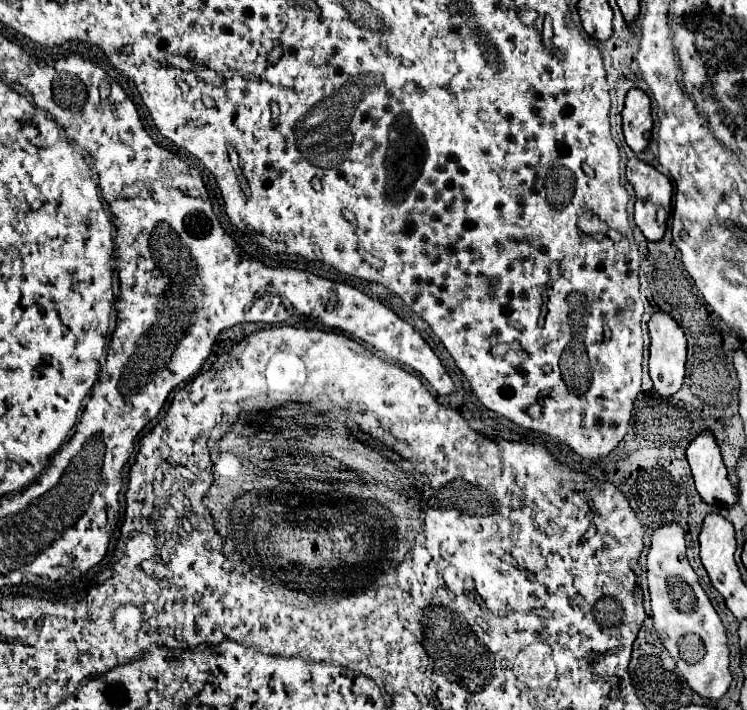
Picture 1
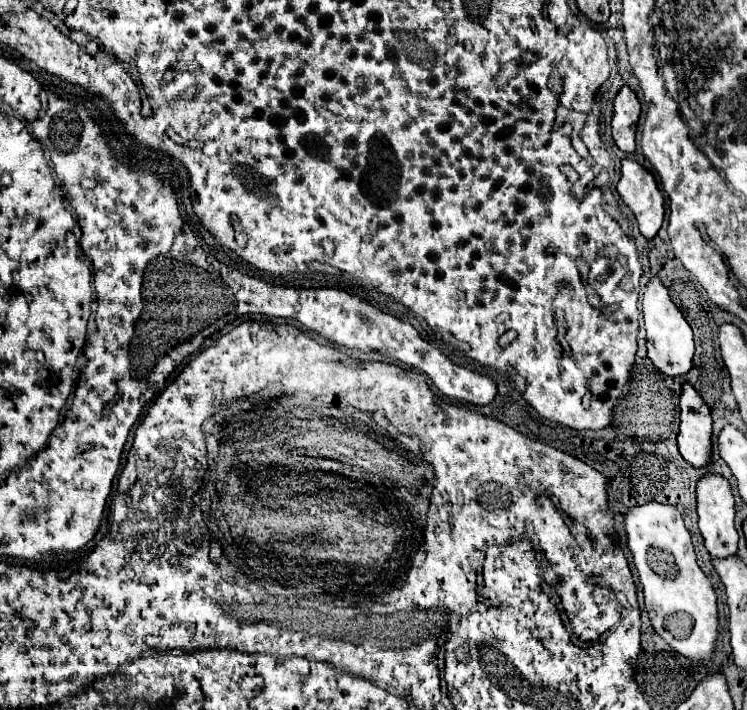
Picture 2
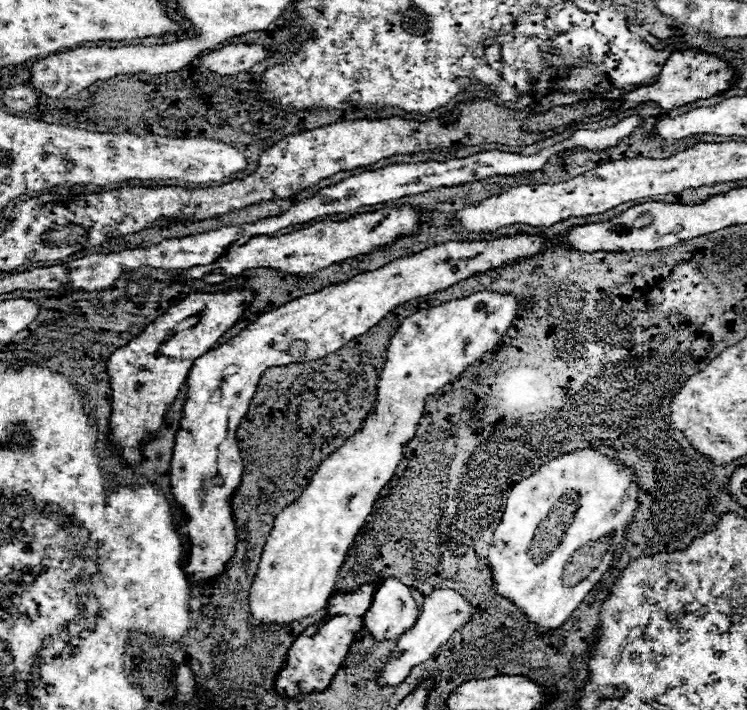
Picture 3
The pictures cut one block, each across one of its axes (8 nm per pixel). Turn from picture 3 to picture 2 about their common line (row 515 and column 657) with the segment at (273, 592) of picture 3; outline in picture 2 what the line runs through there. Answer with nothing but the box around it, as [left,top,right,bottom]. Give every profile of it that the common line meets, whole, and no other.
[642,278,694,378]

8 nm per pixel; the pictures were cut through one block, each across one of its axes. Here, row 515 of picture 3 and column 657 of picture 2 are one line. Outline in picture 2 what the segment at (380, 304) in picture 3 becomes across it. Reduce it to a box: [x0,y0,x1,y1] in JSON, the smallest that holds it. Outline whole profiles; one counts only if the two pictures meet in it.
[616,160,664,238]

